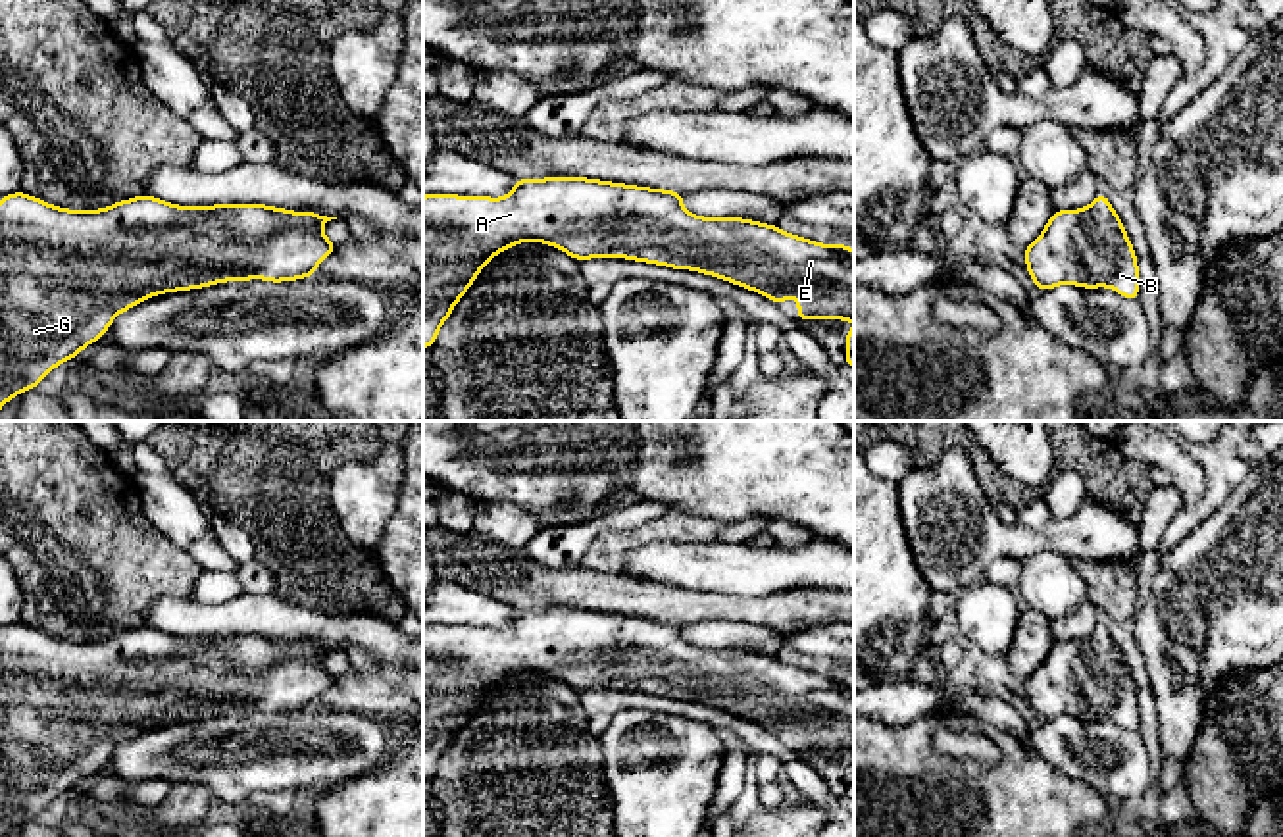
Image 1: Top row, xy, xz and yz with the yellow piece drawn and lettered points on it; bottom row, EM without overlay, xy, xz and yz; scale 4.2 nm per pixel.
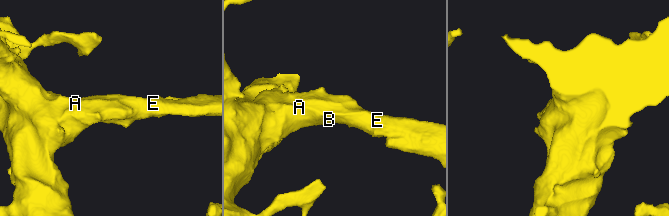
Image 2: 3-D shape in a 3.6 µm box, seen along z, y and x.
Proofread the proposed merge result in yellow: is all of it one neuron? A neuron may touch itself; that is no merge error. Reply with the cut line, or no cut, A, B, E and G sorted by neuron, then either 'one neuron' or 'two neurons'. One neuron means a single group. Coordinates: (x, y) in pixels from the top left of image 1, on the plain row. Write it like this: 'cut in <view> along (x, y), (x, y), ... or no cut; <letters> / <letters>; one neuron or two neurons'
no cut; A B E G; one neuron

